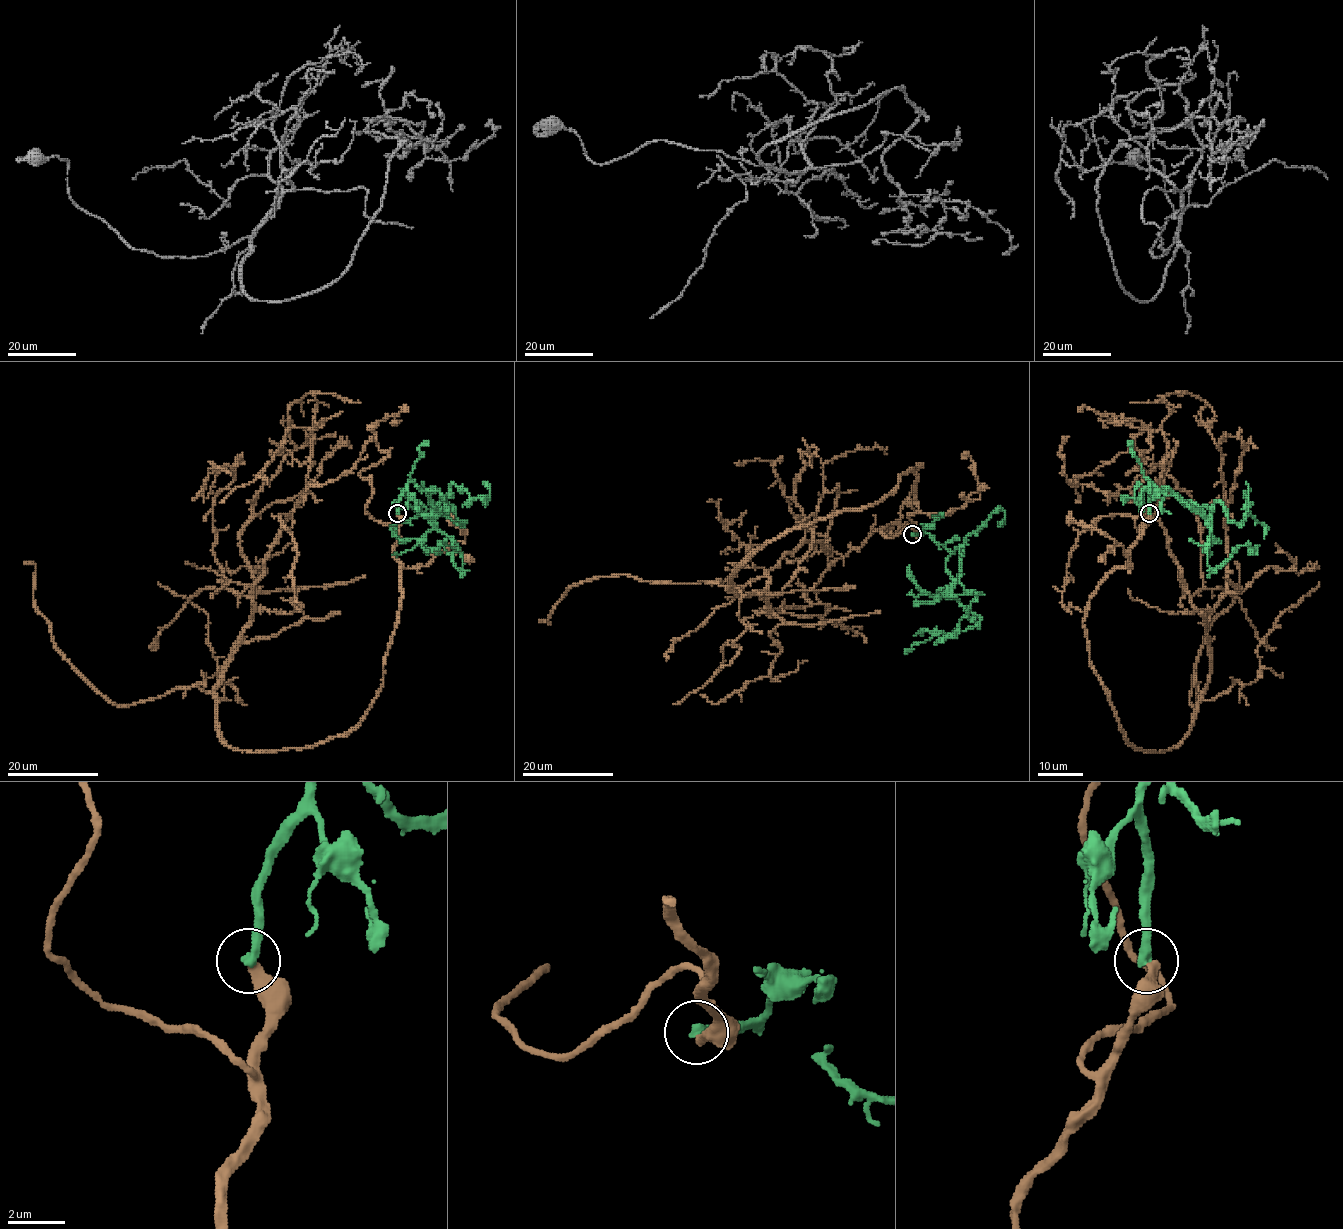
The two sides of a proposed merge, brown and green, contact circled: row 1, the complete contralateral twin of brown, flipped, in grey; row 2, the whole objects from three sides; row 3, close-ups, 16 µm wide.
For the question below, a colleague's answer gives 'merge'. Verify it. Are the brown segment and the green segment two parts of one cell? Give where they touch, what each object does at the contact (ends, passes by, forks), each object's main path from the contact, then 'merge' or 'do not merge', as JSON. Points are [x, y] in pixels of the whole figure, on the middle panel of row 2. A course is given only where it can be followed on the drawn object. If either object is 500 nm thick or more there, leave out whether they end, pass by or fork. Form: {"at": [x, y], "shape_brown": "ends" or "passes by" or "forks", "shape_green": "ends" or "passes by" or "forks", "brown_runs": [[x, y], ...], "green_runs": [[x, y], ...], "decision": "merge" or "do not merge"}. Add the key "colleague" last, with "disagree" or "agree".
{"at": [912, 534], "shape_brown": "ends", "shape_green": "ends", "brown_runs": [[912, 535], [911, 468], [763, 543], [736, 594], [804, 541], [828, 550], [770, 461], [734, 463]], "green_runs": [[912, 534], [928, 534], [951, 553], [946, 571], [954, 583], [943, 595], [979, 620], [913, 648]], "decision": "do not merge", "colleague": "disagree"}

